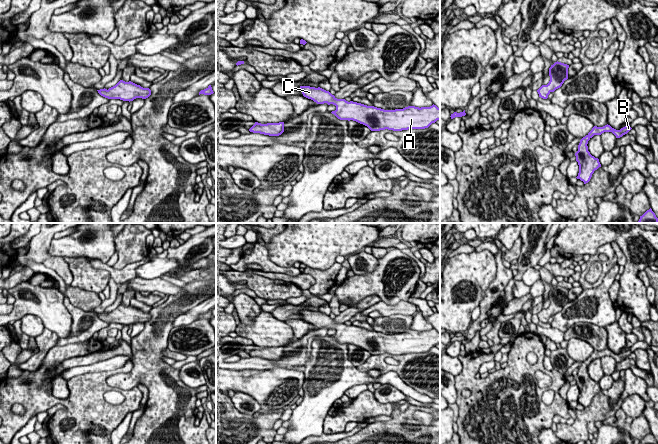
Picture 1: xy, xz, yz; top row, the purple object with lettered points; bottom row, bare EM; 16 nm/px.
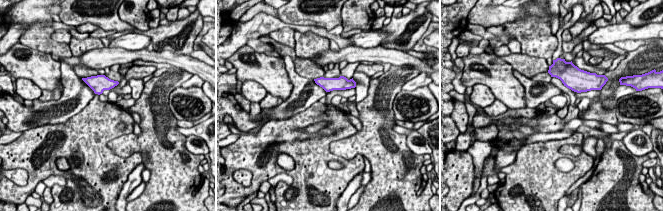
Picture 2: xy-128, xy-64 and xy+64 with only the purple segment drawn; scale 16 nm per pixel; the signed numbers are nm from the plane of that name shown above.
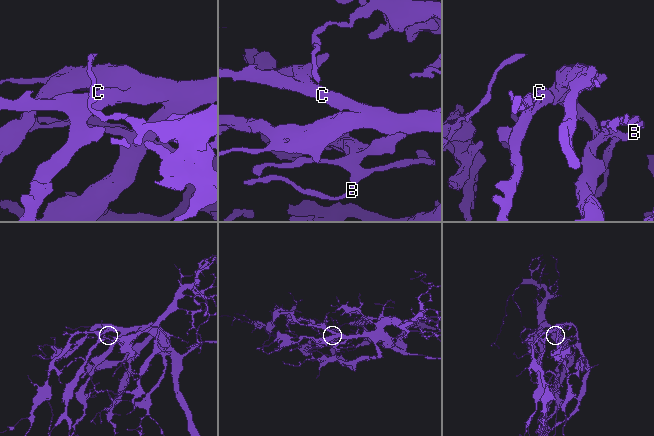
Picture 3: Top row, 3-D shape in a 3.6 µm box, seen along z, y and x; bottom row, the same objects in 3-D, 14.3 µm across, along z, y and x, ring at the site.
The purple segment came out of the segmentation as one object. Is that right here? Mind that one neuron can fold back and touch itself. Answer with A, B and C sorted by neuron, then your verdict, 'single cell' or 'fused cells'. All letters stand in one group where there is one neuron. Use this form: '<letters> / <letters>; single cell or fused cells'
A B C; single cell

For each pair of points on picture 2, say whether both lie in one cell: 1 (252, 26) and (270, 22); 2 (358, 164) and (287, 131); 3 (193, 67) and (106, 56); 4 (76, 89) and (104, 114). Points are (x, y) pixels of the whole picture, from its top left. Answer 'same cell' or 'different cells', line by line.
1: same cell
2: same cell
3: same cell
4: different cells

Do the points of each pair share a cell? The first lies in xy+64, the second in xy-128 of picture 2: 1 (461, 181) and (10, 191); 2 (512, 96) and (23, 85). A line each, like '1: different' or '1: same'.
1: same
2: different

